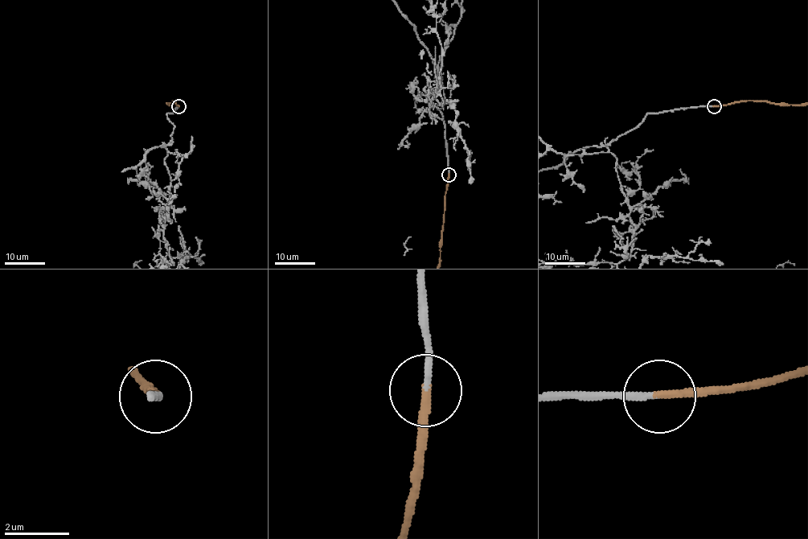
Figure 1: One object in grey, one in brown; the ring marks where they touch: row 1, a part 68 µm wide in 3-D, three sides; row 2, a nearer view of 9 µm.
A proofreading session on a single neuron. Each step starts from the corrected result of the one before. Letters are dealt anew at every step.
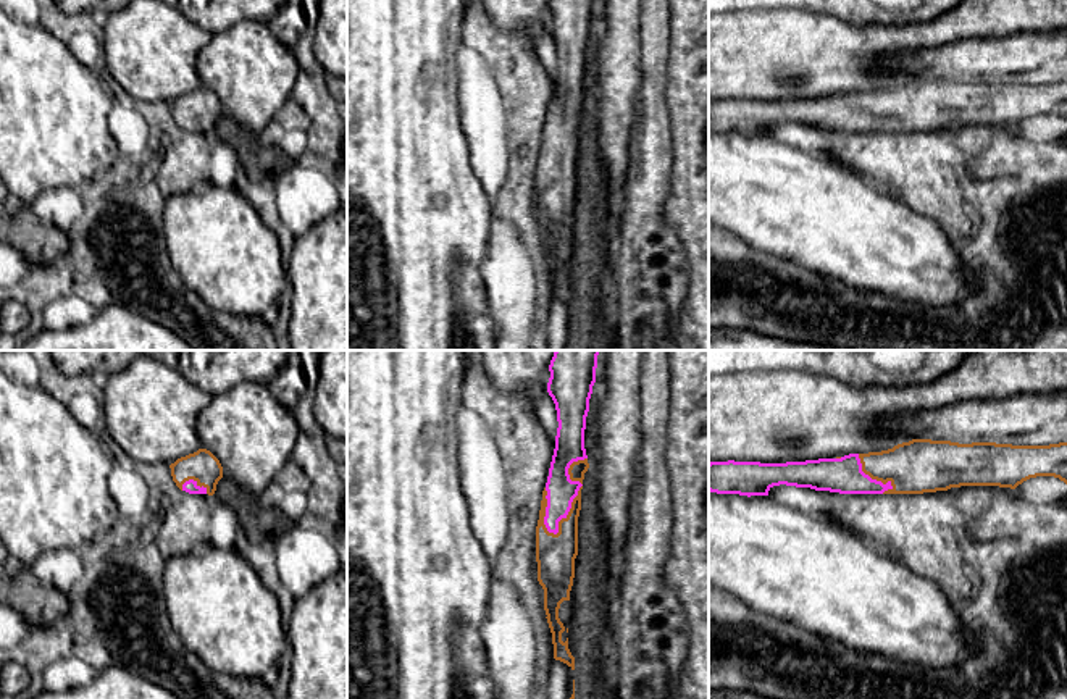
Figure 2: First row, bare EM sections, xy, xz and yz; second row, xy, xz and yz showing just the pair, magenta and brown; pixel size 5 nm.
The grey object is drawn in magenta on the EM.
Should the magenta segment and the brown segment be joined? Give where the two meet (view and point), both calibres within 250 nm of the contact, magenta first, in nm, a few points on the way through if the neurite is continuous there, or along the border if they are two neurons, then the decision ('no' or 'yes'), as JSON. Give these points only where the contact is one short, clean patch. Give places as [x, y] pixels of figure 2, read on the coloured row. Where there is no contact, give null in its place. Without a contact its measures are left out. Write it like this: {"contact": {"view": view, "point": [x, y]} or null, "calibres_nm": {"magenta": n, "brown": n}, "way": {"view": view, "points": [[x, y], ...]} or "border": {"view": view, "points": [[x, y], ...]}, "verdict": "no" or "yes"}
{"contact": {"view": "xz", "point": [577, 493]}, "calibres_nm": {"magenta": 140, "brown": 120}, "way": {"view": "xz", "points": [[560, 489], [564, 493], [577, 493], [565, 515], [565, 541]]}, "verdict": "yes"}

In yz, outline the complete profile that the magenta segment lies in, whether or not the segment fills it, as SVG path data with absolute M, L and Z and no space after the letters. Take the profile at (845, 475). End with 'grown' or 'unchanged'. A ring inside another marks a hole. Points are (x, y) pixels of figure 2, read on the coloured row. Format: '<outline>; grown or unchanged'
M912 439L893 449L868 454L849 454L836 458L818 458L786 463L760 462L710 462L709 491L717 494L768 496L773 486L786 484L830 491L839 494L923 494L948 491L960 486L999 486L1015 489L1019 484L1036 476L1054 476L1067 484L1067 442L1049 446L1012 446L996 442L959 444L951 441Z; grown

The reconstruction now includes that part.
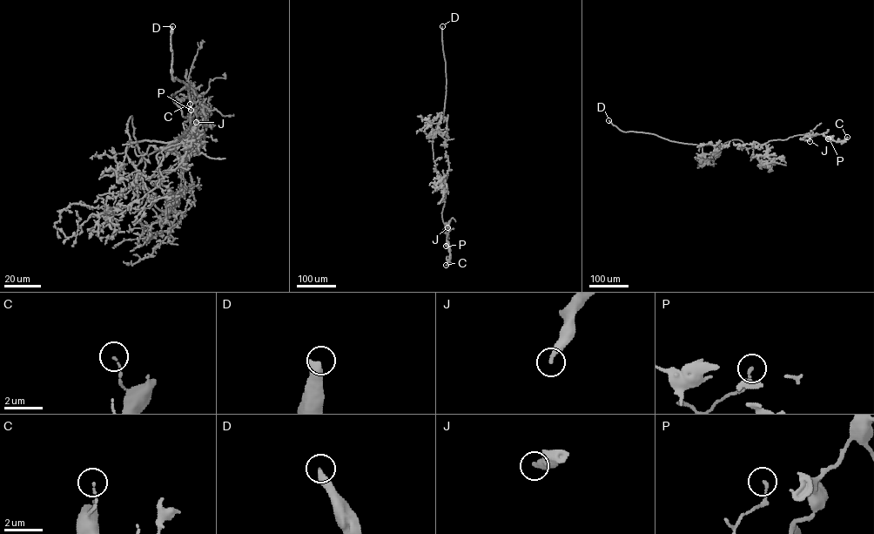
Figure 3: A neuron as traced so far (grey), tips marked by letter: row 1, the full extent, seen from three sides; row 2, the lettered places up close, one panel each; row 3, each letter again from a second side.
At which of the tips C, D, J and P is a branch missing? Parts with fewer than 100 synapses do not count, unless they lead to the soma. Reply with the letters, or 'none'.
D

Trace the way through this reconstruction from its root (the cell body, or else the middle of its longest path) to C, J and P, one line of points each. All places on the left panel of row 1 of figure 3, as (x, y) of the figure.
C: (131, 117), (139, 152), (150, 154), (186, 133), (189, 118), (170, 98), (184, 86), (206, 125), (190, 104)
J: (131, 117), (142, 155), (186, 133), (189, 118), (170, 98), (187, 86), (203, 106), (205, 119), (196, 122)
P: (131, 117), (143, 155), (186, 133), (189, 118), (170, 98), (184, 86), (206, 111), (188, 118), (191, 110)

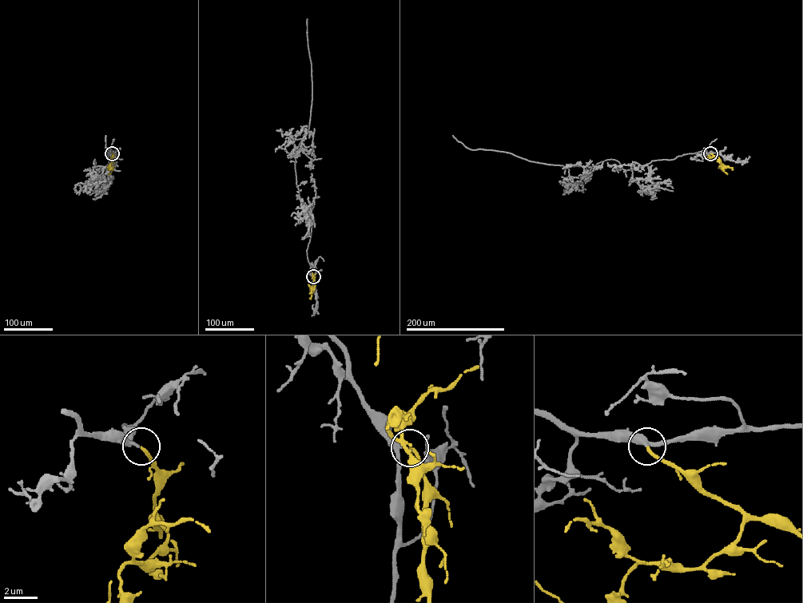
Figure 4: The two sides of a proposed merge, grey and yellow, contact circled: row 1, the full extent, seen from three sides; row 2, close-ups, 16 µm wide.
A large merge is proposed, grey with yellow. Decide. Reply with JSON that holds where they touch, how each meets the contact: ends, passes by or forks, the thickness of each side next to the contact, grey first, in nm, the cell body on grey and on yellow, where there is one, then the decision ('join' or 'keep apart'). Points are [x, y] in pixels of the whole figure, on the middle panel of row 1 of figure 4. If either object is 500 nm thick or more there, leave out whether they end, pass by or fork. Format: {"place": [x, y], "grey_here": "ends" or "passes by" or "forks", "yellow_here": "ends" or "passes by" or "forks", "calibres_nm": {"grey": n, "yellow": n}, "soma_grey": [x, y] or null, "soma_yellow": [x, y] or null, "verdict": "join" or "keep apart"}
{"place": [313, 276], "grey_here": "passes by", "yellow_here": "ends", "calibres_nm": {"grey": 200, "yellow": 190}, "soma_grey": null, "soma_yellow": null, "verdict": "join"}

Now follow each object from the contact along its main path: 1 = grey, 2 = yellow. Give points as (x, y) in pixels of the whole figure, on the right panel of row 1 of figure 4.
1: (710, 153), (652, 160), (632, 169), (612, 159), (566, 166), (470, 149), (453, 135)
2: (710, 153), (719, 158), (726, 167), (721, 169), (727, 174)

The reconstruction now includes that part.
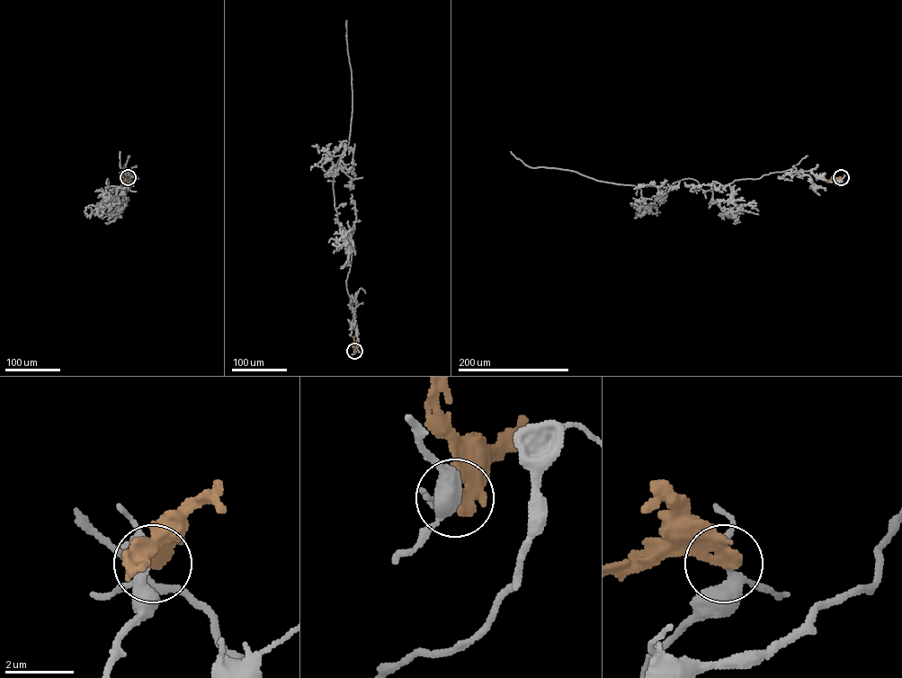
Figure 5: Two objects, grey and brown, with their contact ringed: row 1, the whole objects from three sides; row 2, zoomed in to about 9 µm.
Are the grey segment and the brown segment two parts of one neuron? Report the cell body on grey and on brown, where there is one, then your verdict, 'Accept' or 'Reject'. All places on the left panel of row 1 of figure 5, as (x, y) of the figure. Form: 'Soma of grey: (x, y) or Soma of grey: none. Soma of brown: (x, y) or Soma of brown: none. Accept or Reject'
Soma of grey: none. Soma of brown: none. Reject

